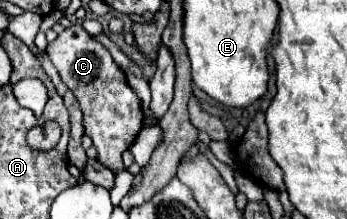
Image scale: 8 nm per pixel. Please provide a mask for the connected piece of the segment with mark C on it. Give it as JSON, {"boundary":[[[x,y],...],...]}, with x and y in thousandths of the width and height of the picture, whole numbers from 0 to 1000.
{"boundary":[[[207,110],[179,155],[167,155],[167,174],[138,201],[133,237],[150,292],[161,301],[179,374],[213,420],[231,466],[248,612],[265,630],[271,676],[282,685],[277,731],[323,795],[346,785],[357,767],[352,694],[386,658],[415,548],[403,457],[369,393],[357,329],[323,274],[317,237],[277,183],[265,183],[265,164],[236,128],[236,110]]]}

